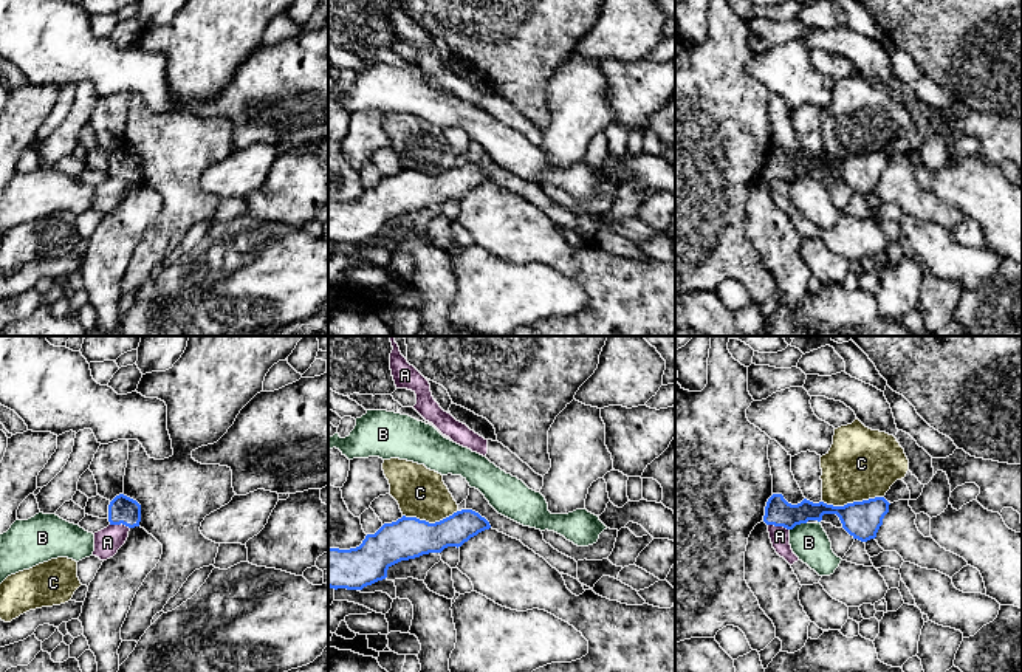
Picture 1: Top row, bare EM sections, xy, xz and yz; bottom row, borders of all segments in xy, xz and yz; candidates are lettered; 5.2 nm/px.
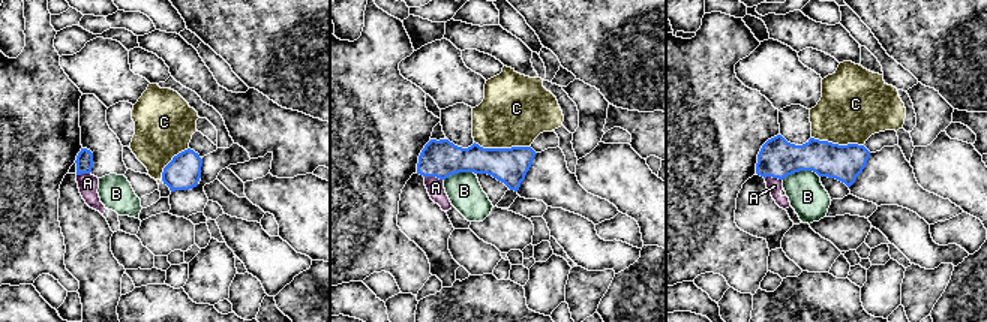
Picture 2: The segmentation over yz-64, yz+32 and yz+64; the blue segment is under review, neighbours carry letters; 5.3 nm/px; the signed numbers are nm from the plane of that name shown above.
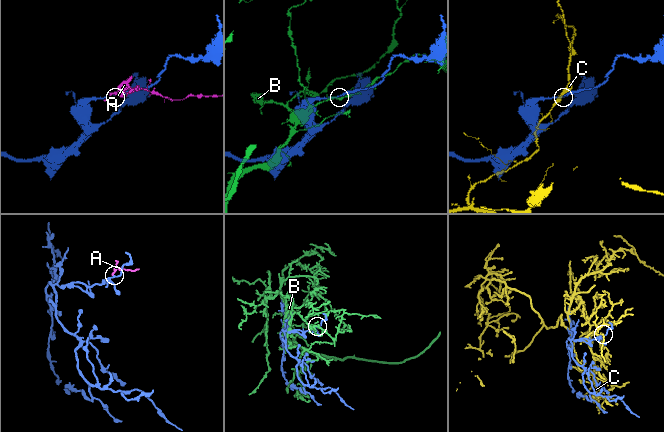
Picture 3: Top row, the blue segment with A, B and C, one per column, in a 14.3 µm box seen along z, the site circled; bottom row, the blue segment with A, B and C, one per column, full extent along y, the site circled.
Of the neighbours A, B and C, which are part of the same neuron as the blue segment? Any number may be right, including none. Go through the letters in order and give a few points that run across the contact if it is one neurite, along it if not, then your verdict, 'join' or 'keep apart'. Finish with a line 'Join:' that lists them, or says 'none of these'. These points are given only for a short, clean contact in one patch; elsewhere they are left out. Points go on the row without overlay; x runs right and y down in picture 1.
A: yz (768, 177), (788, 183) | keep apart
B: keep apart
C: keep apart
Join: none of these

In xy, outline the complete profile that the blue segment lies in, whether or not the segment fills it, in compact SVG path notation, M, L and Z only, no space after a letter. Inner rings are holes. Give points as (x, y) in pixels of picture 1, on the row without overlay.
M116 149L108 158L108 175L110 178L125 178L129 181L139 180L141 175L141 158L124 149Z

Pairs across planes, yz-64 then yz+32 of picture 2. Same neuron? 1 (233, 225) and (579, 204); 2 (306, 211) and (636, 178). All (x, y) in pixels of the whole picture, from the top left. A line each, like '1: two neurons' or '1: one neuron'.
1: two neurons
2: one neuron

